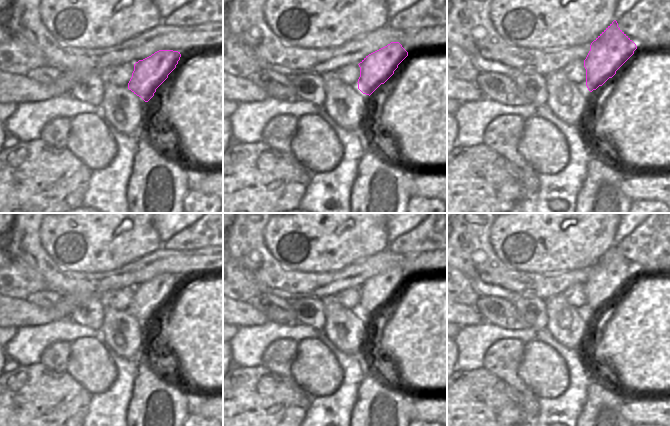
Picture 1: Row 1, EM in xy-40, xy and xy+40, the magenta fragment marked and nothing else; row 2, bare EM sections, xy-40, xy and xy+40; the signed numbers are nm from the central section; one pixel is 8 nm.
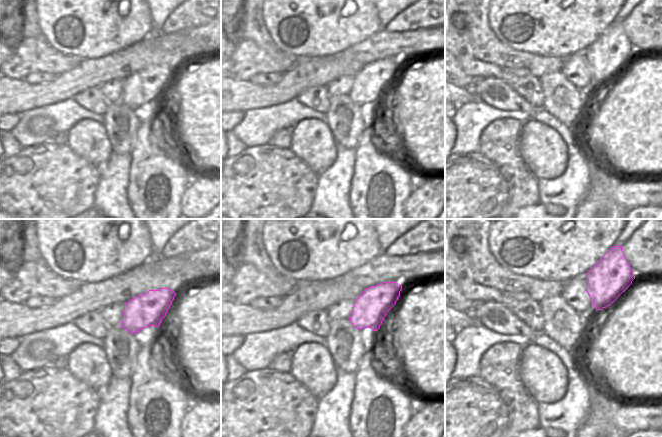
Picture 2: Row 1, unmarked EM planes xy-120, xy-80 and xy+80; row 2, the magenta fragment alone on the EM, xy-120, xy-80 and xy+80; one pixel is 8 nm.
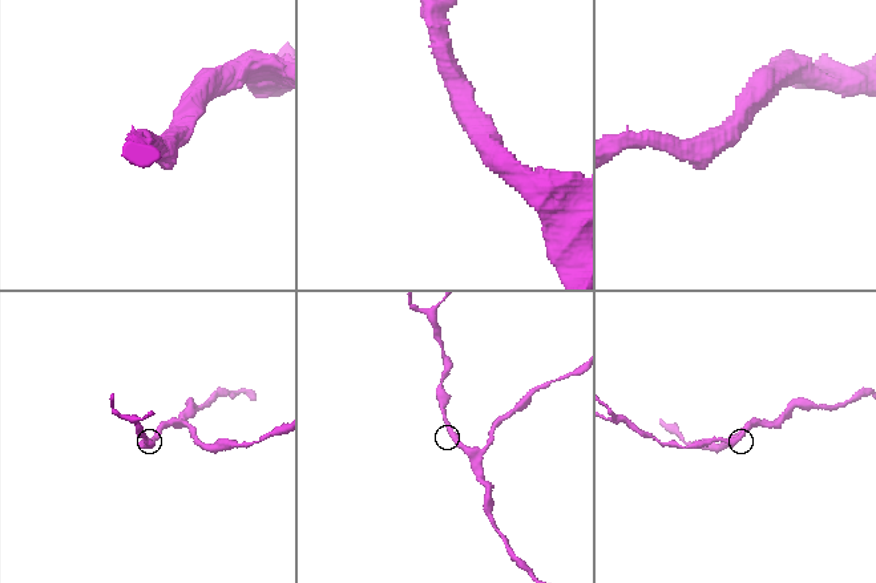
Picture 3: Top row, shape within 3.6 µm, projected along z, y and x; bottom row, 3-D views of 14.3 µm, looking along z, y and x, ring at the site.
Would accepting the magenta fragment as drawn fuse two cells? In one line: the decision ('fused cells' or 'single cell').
single cell

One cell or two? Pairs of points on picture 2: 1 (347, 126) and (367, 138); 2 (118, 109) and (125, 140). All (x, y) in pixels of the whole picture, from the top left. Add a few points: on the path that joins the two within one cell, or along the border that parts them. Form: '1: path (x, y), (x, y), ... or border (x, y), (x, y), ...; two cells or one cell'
1: border (366, 127), (355, 147); two cells
2: path (118, 117), (121, 123), (121, 132); one cell

